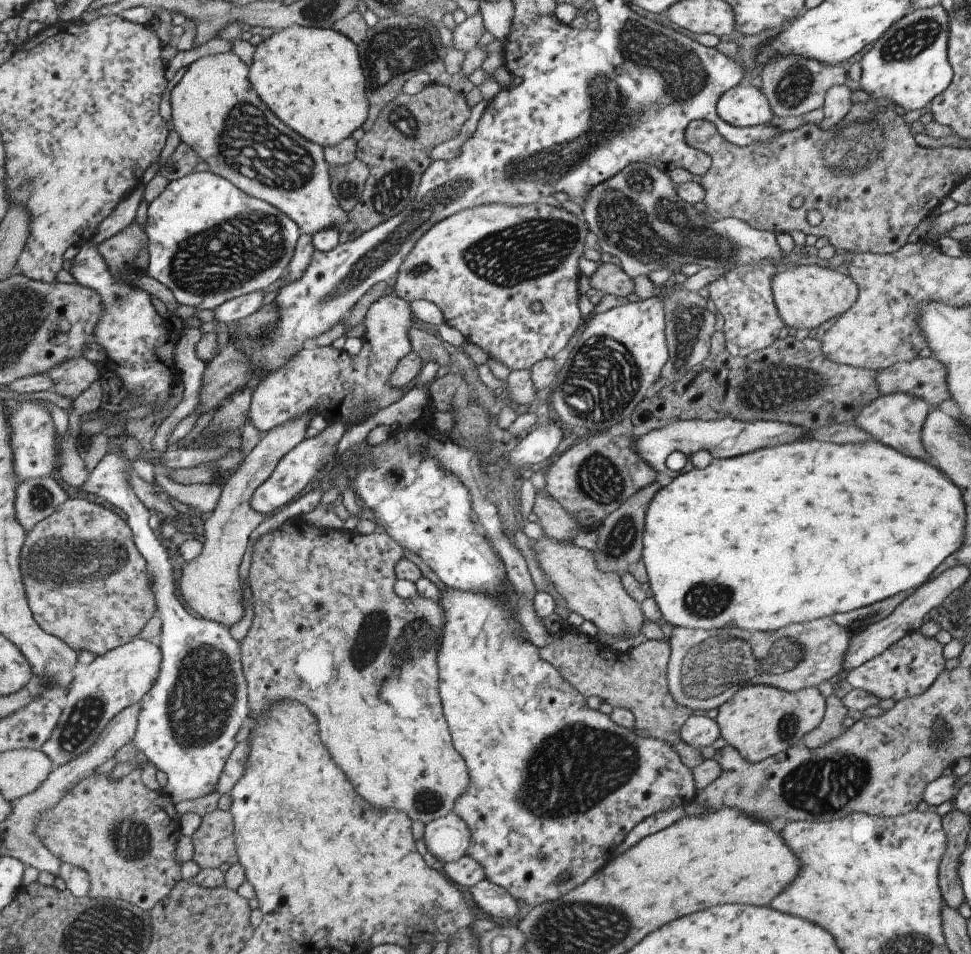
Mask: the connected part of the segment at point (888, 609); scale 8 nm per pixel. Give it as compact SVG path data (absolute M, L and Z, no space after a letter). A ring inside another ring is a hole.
M919 586L913 590L907 590L907 592L897 592L893 596L873 602L869 606L855 608L851 612L843 612L843 614L837 612L837 614L832 614L830 618L834 623L847 630L876 623L889 616L904 599L911 596L918 588Z

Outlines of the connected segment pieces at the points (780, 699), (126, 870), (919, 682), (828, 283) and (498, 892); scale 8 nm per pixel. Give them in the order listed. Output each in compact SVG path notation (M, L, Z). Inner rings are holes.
M745 685L717 708L714 721L720 736L737 750L747 762L757 761L802 744L802 738L821 722L824 715L824 698L816 687L805 687L788 693L763 685Z
M138 767L116 782L108 774L91 775L81 781L54 809L42 816L37 834L63 863L84 868L90 874L89 897L127 901L151 912L157 903L172 894L181 880L181 864L175 858L180 835L179 819L172 798L161 789L153 791L147 788L141 782L141 769Z
M909 631L890 644L881 654L873 656L861 666L850 670L845 680L855 689L868 692L878 700L901 700L927 690L943 668L942 644L935 637L925 637L918 631Z
M816 265L777 266L772 276L771 292L778 317L789 328L817 328L829 318L841 316L858 297L857 285L849 275Z
M483 879L477 886L471 887L468 892L476 906L491 918L502 918L508 923L511 916L517 914L517 901L513 900L507 891L500 886Z

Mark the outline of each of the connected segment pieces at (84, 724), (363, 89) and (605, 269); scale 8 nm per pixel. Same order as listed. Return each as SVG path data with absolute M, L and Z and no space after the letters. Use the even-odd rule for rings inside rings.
M135 639L97 656L83 674L75 677L75 682L68 690L60 723L53 731L52 738L41 748L51 758L54 770L85 754L120 712L144 699L160 676L163 660L164 653L160 645Z
M293 25L274 31L268 39L256 46L249 80L261 100L264 100L285 124L322 147L335 147L336 144L343 143L357 128L362 128L369 116L371 102L367 93L368 80L358 45L333 28Z
M615 261L600 263L588 279L598 294L613 294L619 298L631 294L634 285Z

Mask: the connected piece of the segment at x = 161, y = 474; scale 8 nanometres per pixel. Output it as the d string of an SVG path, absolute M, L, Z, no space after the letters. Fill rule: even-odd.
M163 464L153 465L155 468L155 483L169 497L189 505L202 512L206 517L214 511L222 492L222 486L217 483L177 484L169 478L169 468ZM201 509L201 510L200 510Z

